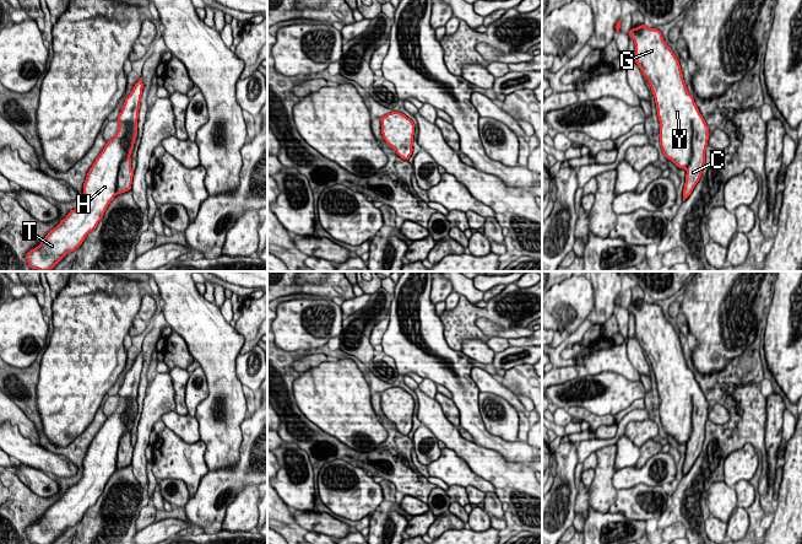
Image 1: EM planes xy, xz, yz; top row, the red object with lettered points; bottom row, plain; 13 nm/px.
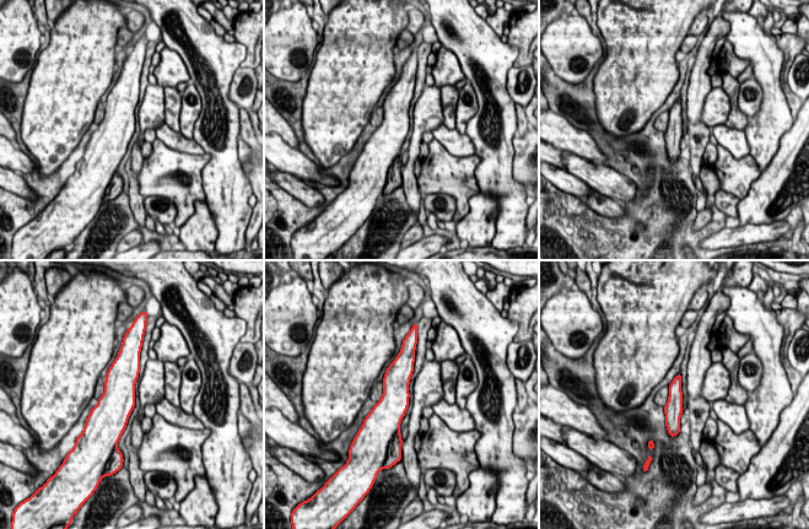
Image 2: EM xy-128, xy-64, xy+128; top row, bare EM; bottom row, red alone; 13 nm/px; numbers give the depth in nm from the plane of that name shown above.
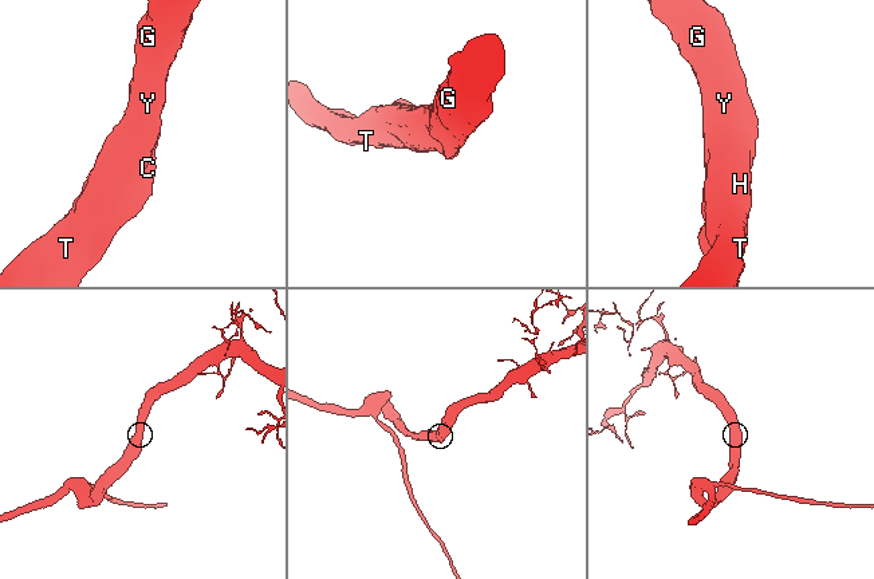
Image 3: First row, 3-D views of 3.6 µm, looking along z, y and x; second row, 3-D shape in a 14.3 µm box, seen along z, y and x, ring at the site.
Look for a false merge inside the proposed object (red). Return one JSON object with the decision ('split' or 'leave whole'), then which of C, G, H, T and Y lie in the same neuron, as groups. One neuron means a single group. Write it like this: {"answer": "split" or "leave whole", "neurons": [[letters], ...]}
{"answer": "leave whole", "neurons": [["C", "G", "H", "T", "Y"]]}

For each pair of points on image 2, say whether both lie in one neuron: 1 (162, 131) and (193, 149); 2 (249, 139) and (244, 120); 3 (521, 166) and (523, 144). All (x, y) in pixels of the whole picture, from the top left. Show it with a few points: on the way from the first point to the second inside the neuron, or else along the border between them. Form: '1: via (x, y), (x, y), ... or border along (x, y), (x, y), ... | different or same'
1: via (170, 138), (185, 145) | same
2: via (247, 134), (246, 125) | same
3: via (523, 161), (523, 149) | same

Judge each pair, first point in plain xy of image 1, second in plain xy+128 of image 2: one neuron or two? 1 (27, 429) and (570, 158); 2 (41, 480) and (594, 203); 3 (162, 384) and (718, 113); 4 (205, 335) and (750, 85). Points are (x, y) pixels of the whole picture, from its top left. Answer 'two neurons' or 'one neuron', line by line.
1: two neurons
2: one neuron
3: one neuron
4: two neurons

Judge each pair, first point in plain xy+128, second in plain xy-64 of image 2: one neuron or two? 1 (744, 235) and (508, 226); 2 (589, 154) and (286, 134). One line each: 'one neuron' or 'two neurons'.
1: two neurons
2: one neuron

